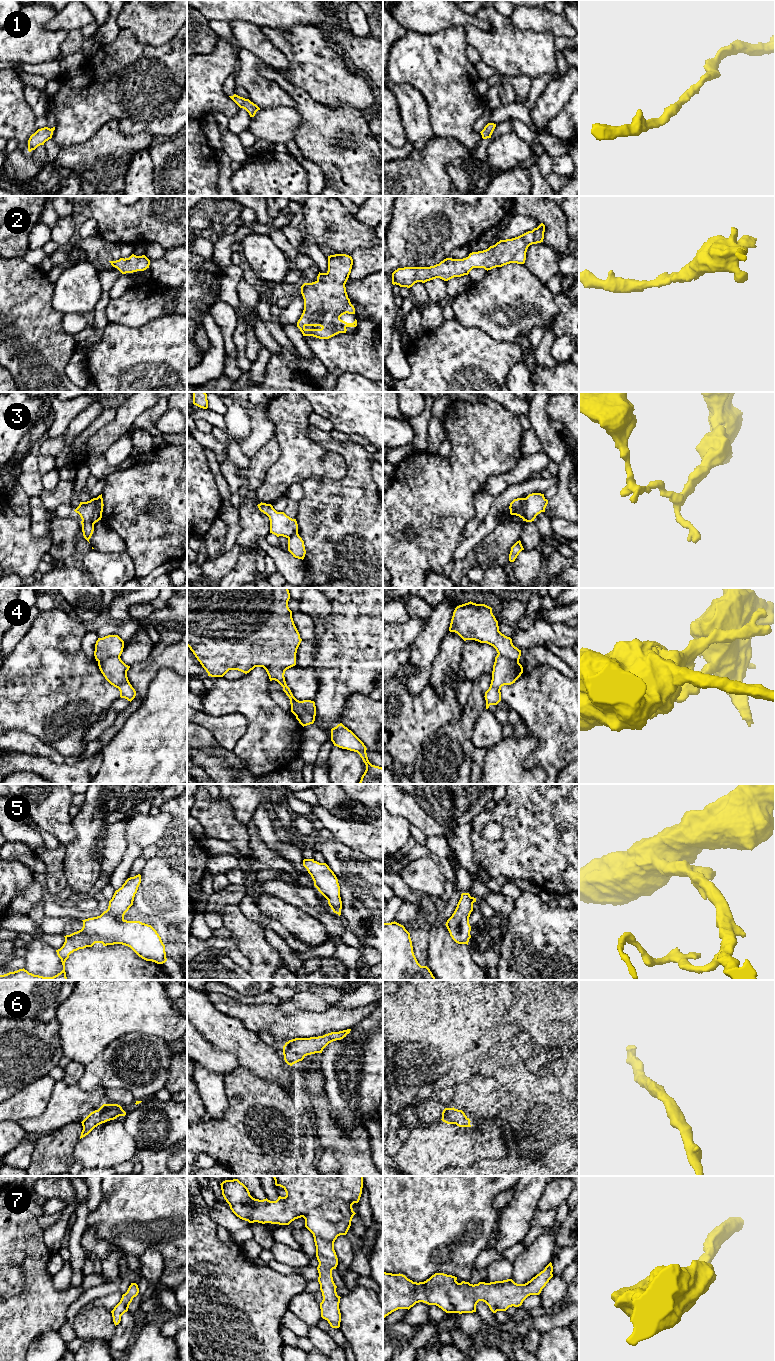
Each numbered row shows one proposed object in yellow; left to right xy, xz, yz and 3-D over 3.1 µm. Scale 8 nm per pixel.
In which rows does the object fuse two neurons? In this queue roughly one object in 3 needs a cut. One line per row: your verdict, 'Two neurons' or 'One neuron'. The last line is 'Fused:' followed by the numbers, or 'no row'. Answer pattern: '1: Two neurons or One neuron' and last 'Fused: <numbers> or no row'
1: One neuron
2: One neuron
3: Two neurons
4: Two neurons
5: One neuron
6: One neuron
7: One neuron
Fused: 3, 4

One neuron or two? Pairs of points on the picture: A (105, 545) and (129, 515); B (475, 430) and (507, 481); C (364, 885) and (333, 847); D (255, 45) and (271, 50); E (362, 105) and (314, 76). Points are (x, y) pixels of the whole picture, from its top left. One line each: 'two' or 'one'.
A: two
B: two
C: one
D: one
E: one

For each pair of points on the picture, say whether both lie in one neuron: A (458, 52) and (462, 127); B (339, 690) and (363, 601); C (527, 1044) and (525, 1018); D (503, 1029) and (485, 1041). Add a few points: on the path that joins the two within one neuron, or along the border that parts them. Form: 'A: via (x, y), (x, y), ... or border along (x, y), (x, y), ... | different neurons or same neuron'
A: via (458, 71), (458, 108) | same neuron
B: via (343, 668), (353, 647), (363, 637), (363, 623) | same neuron
C: border along (517, 1029), (525, 1032), (531, 1038), (535, 1053) | different neurons
D: via (499, 1033), (489, 1038) | same neuron

